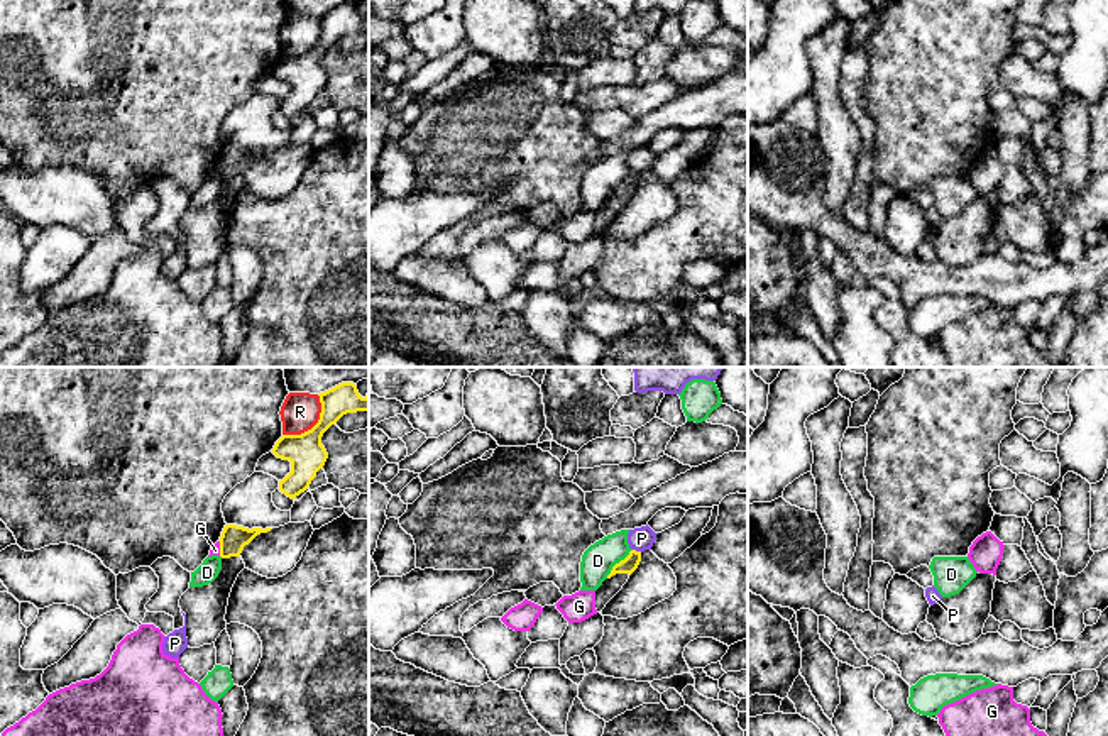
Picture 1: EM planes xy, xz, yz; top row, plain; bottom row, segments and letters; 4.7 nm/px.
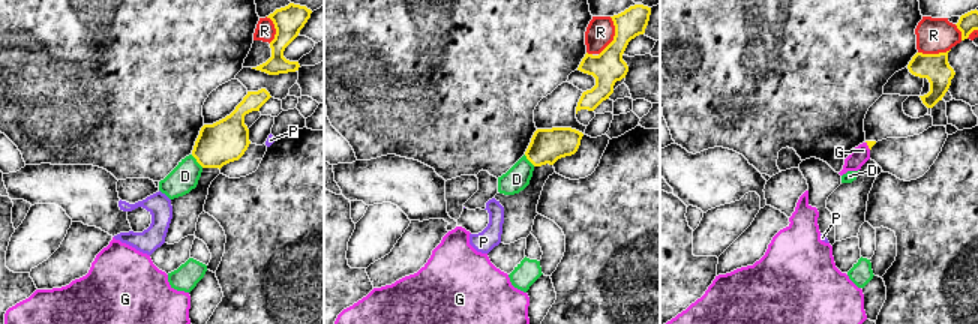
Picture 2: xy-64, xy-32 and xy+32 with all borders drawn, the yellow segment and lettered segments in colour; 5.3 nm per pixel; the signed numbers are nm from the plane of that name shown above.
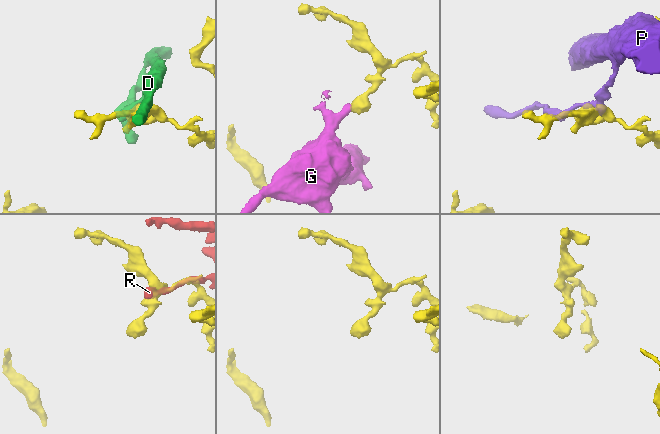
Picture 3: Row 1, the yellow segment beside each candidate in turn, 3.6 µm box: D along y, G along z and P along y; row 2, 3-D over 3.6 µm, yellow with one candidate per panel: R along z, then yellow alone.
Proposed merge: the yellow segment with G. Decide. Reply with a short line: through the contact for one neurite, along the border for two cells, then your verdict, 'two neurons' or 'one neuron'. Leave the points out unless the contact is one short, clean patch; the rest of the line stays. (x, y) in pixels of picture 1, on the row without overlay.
xy (219, 161), (220, 176) | two neurons

